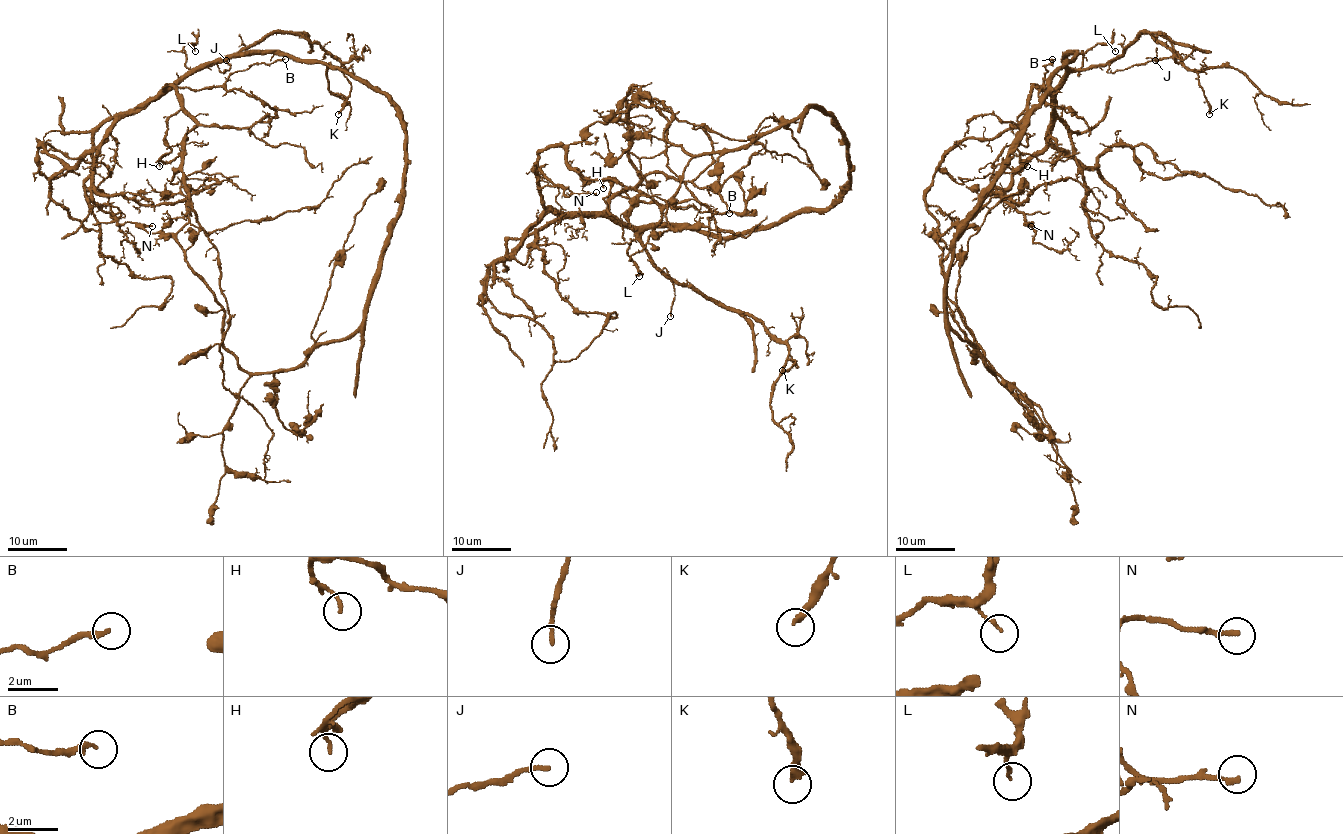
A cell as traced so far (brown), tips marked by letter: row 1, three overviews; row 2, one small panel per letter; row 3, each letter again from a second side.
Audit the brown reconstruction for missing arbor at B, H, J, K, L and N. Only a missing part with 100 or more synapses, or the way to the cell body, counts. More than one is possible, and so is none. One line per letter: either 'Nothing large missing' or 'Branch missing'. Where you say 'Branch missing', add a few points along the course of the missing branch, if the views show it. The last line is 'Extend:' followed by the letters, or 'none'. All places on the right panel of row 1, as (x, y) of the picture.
B: Nothing large missing
H: Nothing large missing
J: Nothing large missing
K: Nothing large missing
L: Nothing large missing
N: Nothing large missing
Extend: none

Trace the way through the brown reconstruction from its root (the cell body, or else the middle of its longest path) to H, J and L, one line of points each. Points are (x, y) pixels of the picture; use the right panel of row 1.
H: (949, 153), (968, 138), (1000, 136), (1019, 124), (1025, 111), (1018, 118), (1016, 150), (1027, 166)
J: (949, 153), (964, 139), (1012, 129), (1034, 86), (1155, 60)
L: (949, 153), (964, 139), (997, 138), (1012, 129), (1025, 116), (1031, 89), (1053, 89), (1095, 45), (1115, 51)

